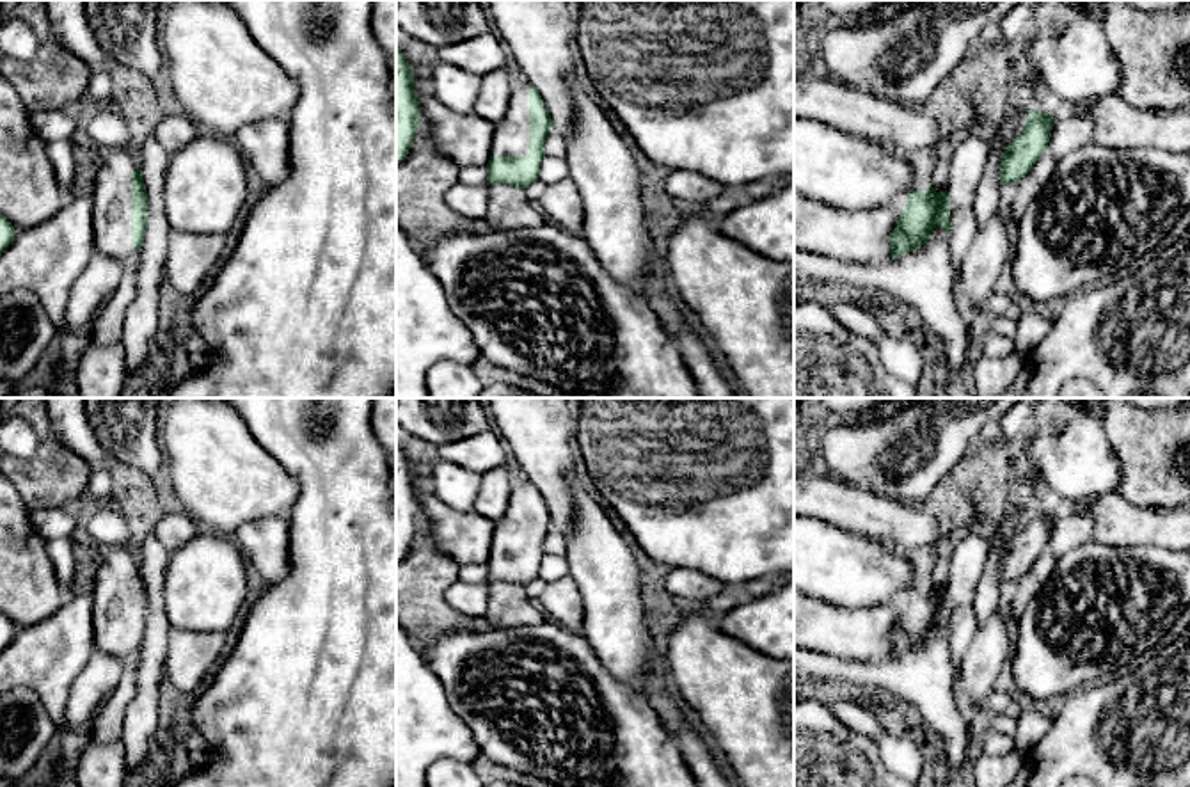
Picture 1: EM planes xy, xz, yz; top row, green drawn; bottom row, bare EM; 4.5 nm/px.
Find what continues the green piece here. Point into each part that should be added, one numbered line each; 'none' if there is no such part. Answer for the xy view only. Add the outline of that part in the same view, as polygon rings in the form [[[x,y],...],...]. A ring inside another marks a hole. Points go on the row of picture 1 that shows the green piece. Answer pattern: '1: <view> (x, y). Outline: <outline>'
1: xy (111, 185). Outline: [[[119,147],[98,171],[85,176],[92,192],[94,247],[121,263],[135,254],[131,247],[131,172],[137,169],[139,162]]]

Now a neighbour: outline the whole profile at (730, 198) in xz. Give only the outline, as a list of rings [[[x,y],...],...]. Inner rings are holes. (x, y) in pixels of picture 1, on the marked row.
[[[726,187],[719,195],[710,199],[707,206],[707,219],[710,222],[721,220],[725,215],[728,215],[732,210],[739,208],[748,201],[746,194],[739,187]]]

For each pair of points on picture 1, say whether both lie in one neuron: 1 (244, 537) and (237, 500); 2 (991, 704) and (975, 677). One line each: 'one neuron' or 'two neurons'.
1: two neurons
2: two neurons

